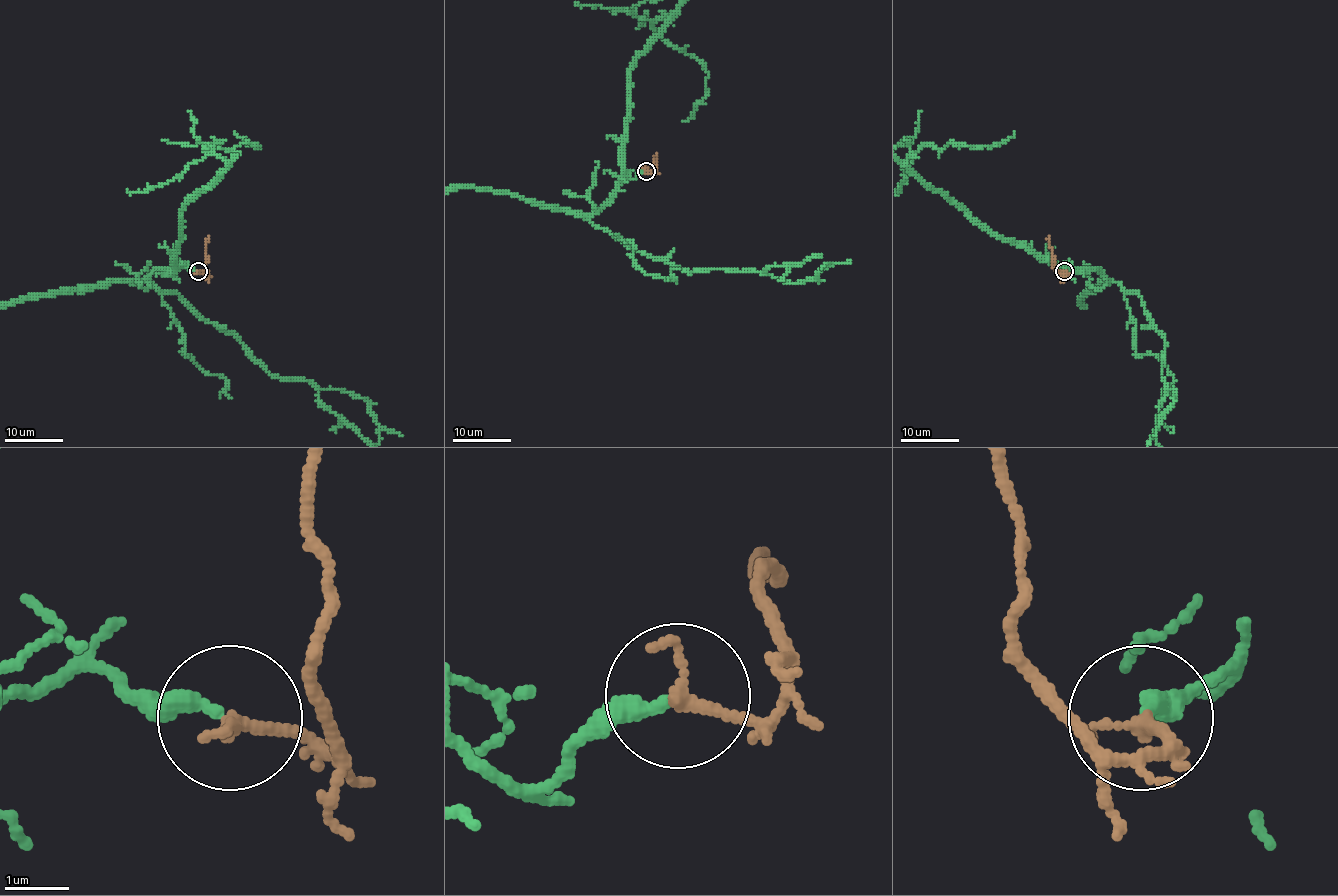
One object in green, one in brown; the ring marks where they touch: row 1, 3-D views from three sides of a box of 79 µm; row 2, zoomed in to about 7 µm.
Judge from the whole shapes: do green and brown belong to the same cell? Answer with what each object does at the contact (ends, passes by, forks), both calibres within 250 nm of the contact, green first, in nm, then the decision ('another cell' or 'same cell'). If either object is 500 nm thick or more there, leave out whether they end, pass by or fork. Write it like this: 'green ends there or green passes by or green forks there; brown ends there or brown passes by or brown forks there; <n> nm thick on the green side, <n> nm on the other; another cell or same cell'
green ends there; brown passes by; 280 nm thick on the green side, 170 nm on the other; same cell

